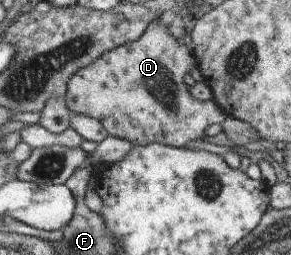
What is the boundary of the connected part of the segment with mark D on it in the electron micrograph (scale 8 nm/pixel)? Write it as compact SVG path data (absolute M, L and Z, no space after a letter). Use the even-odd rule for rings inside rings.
M156 18L139 40L105 53L98 61L79 70L68 82L66 105L73 113L97 118L112 136L127 138L135 146L161 143L183 147L197 138L213 141L209 140L206 130L211 125L223 124L227 114L214 100L200 101L190 93L187 74L195 65L197 62L193 49L173 38L167 25L157 22Z

